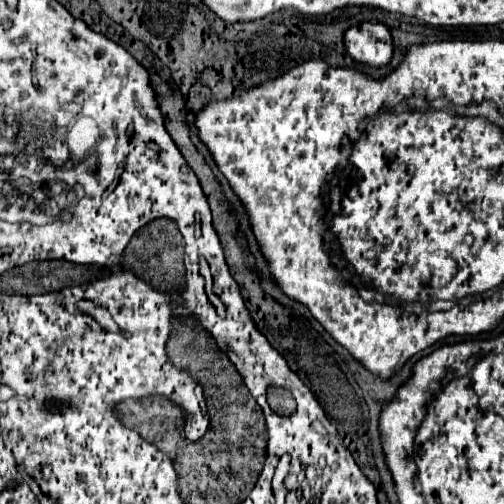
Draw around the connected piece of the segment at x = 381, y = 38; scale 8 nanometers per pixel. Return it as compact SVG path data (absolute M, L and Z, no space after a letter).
M384 24L352 26L344 34L344 44L352 60L370 68L382 68L394 56L392 36Z

